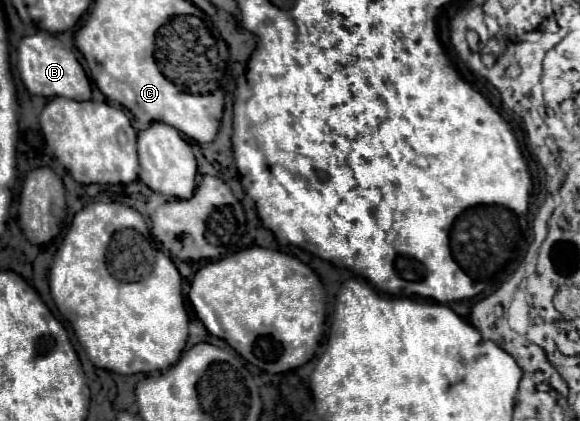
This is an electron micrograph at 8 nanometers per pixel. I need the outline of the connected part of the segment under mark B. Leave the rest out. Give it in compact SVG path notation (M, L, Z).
M38 31L30 37L24 37L18 45L18 71L32 95L42 97L66 97L74 101L90 101L90 81L78 63L76 55L66 49L58 37L46 31Z

